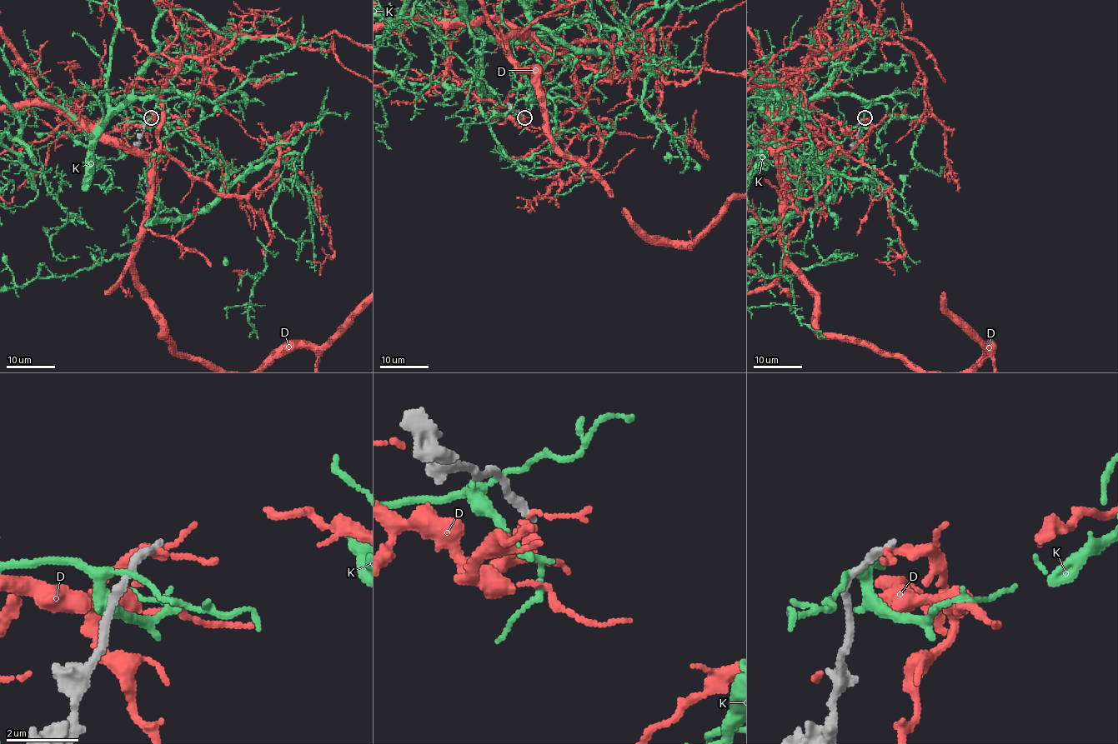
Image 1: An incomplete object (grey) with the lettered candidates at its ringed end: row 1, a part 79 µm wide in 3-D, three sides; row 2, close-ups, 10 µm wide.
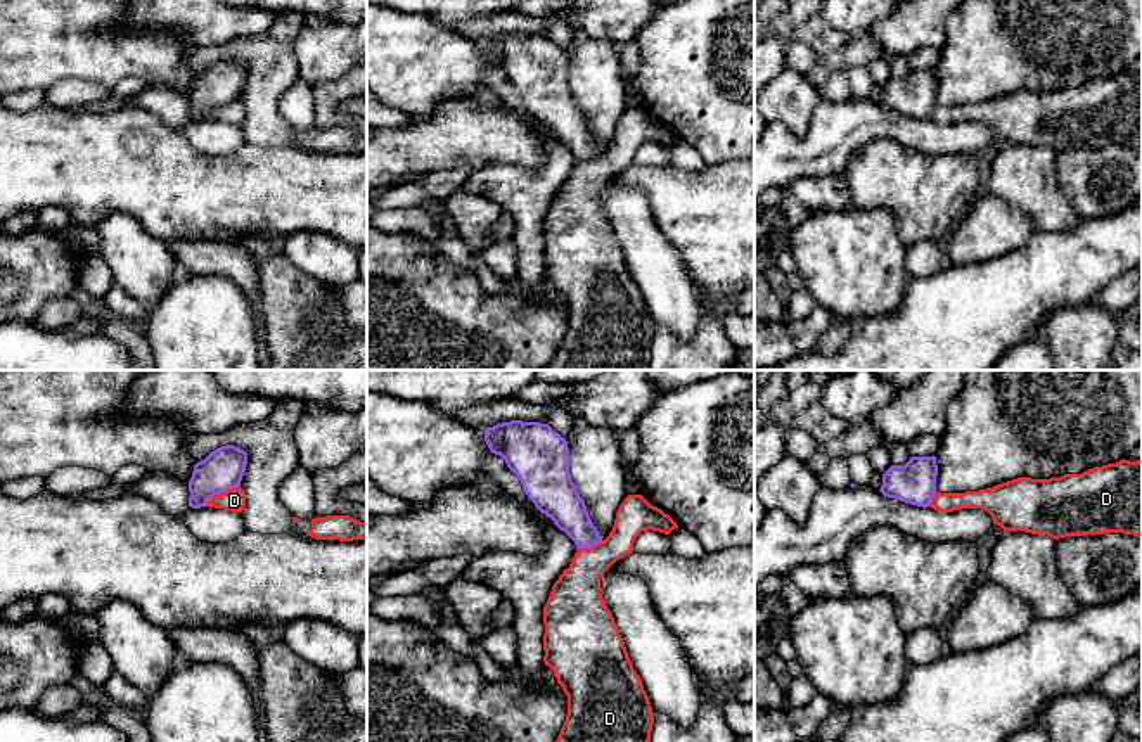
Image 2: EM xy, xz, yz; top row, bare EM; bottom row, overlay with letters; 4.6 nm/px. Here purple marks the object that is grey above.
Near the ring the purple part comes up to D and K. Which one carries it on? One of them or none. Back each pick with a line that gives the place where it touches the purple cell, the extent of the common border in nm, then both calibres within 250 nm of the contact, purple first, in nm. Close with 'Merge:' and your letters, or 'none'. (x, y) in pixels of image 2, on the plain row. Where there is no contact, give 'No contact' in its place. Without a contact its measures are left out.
Merge: none

